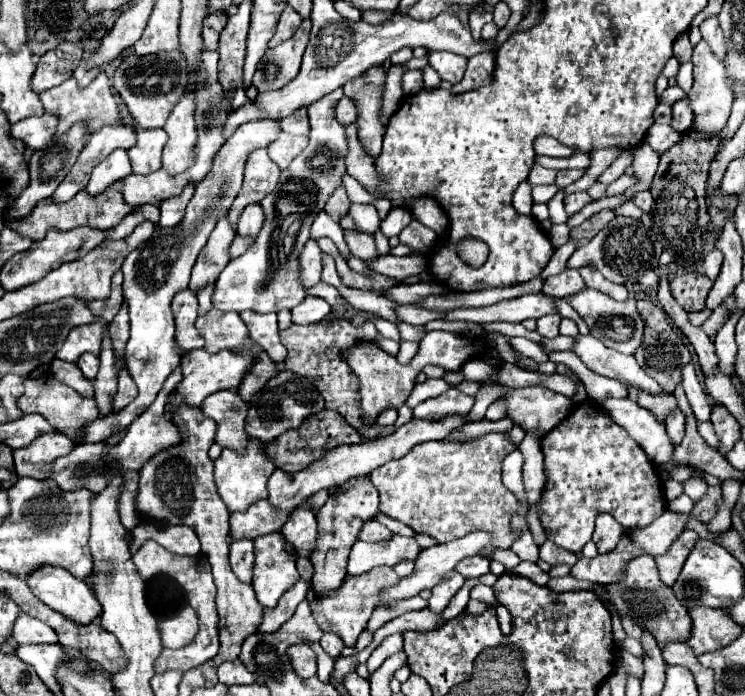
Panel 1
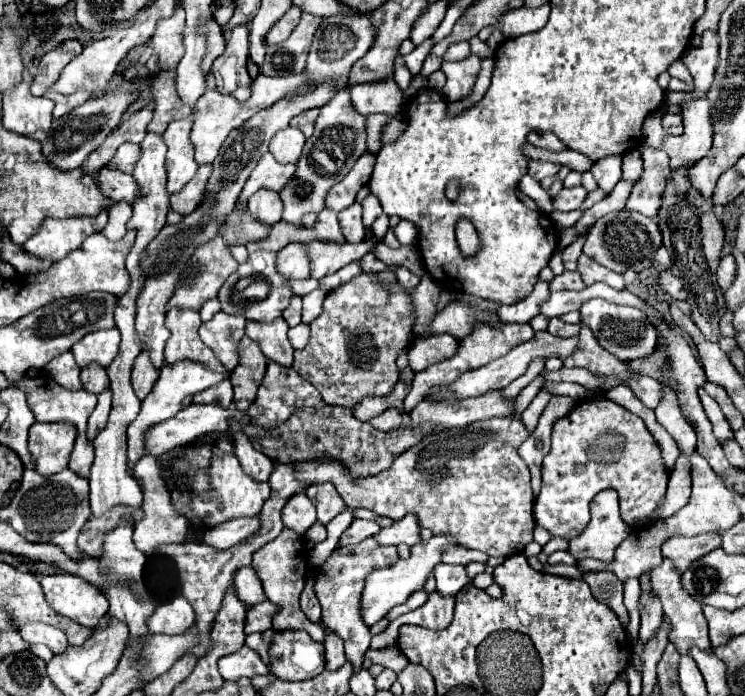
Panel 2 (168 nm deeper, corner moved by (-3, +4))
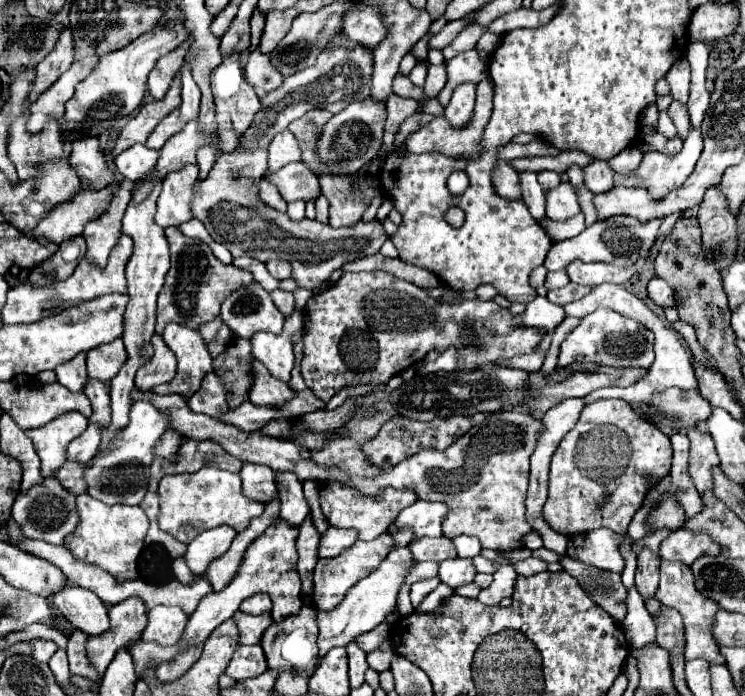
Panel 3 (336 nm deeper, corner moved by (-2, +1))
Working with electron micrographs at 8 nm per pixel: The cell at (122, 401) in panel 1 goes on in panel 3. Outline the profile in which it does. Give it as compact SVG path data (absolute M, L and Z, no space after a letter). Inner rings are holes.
M155 333L151 337L151 345L155 349L153 357L149 359L147 365L143 365L137 371L137 377L135 377L135 387L139 391L151 391L155 385L169 383L175 375L177 359L175 359L175 355L171 355L171 349L163 343L161 335Z

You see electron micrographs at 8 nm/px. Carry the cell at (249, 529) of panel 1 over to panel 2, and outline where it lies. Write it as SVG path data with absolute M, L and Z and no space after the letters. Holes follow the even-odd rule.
M258 516L254 518L232 518L228 522L222 522L210 530L206 530L200 538L200 542L212 546L214 550L226 550L234 544L238 544L240 540L244 540L246 536L258 532L260 528L260 520Z

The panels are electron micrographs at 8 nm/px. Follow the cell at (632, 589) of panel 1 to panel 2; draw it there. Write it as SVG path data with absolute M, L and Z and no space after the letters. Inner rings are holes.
M664 558L664 562L658 568L654 568L650 574L652 574L652 592L662 600L664 616L672 624L670 642L676 644L676 648L682 656L686 656L690 652L690 648L700 648L704 652L712 652L706 618L702 614L702 604L692 600L692 596L688 596L688 592L684 592L684 586L680 584L680 572L676 572L672 560Z

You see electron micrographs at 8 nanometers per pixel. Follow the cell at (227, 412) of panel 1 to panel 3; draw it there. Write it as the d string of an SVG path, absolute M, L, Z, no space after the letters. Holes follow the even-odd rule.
M243 463L241 479L243 479L243 493L249 499L267 503L267 499L271 499L271 495L275 495L277 491L273 471L267 465Z

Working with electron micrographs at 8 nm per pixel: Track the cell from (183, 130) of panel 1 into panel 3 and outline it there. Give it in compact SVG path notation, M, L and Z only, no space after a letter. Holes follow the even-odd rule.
M183 165L179 171L167 173L163 191L157 199L155 221L165 229L191 219L191 189L199 175L197 165Z

